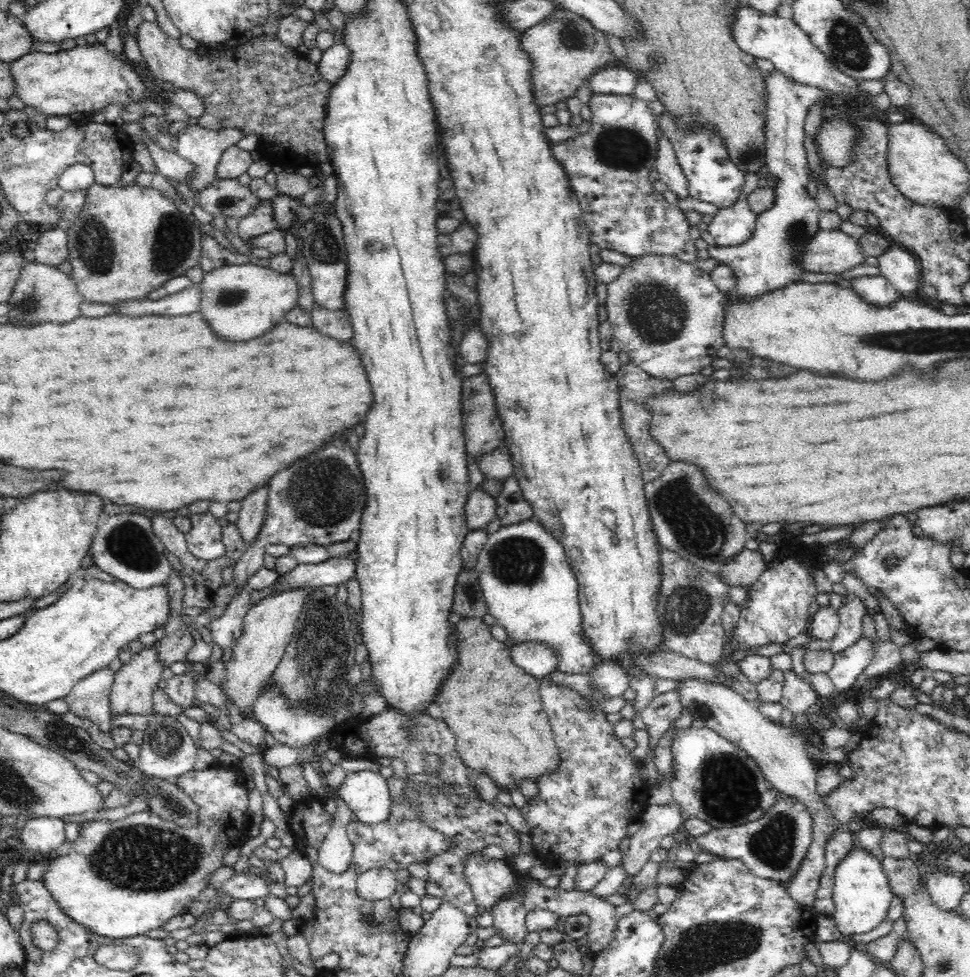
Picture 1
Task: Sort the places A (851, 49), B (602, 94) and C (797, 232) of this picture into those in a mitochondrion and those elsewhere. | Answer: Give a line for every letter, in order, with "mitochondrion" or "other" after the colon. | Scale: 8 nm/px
A: mitochondrion
B: other
C: mitochondrion

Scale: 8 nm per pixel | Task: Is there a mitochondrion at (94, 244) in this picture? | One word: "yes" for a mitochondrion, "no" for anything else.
yes

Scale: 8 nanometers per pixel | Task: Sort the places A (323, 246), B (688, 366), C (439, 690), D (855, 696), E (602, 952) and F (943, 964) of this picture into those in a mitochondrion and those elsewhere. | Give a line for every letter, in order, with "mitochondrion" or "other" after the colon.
A: mitochondrion
B: other
C: other
D: other
E: other
F: mitochondrion

